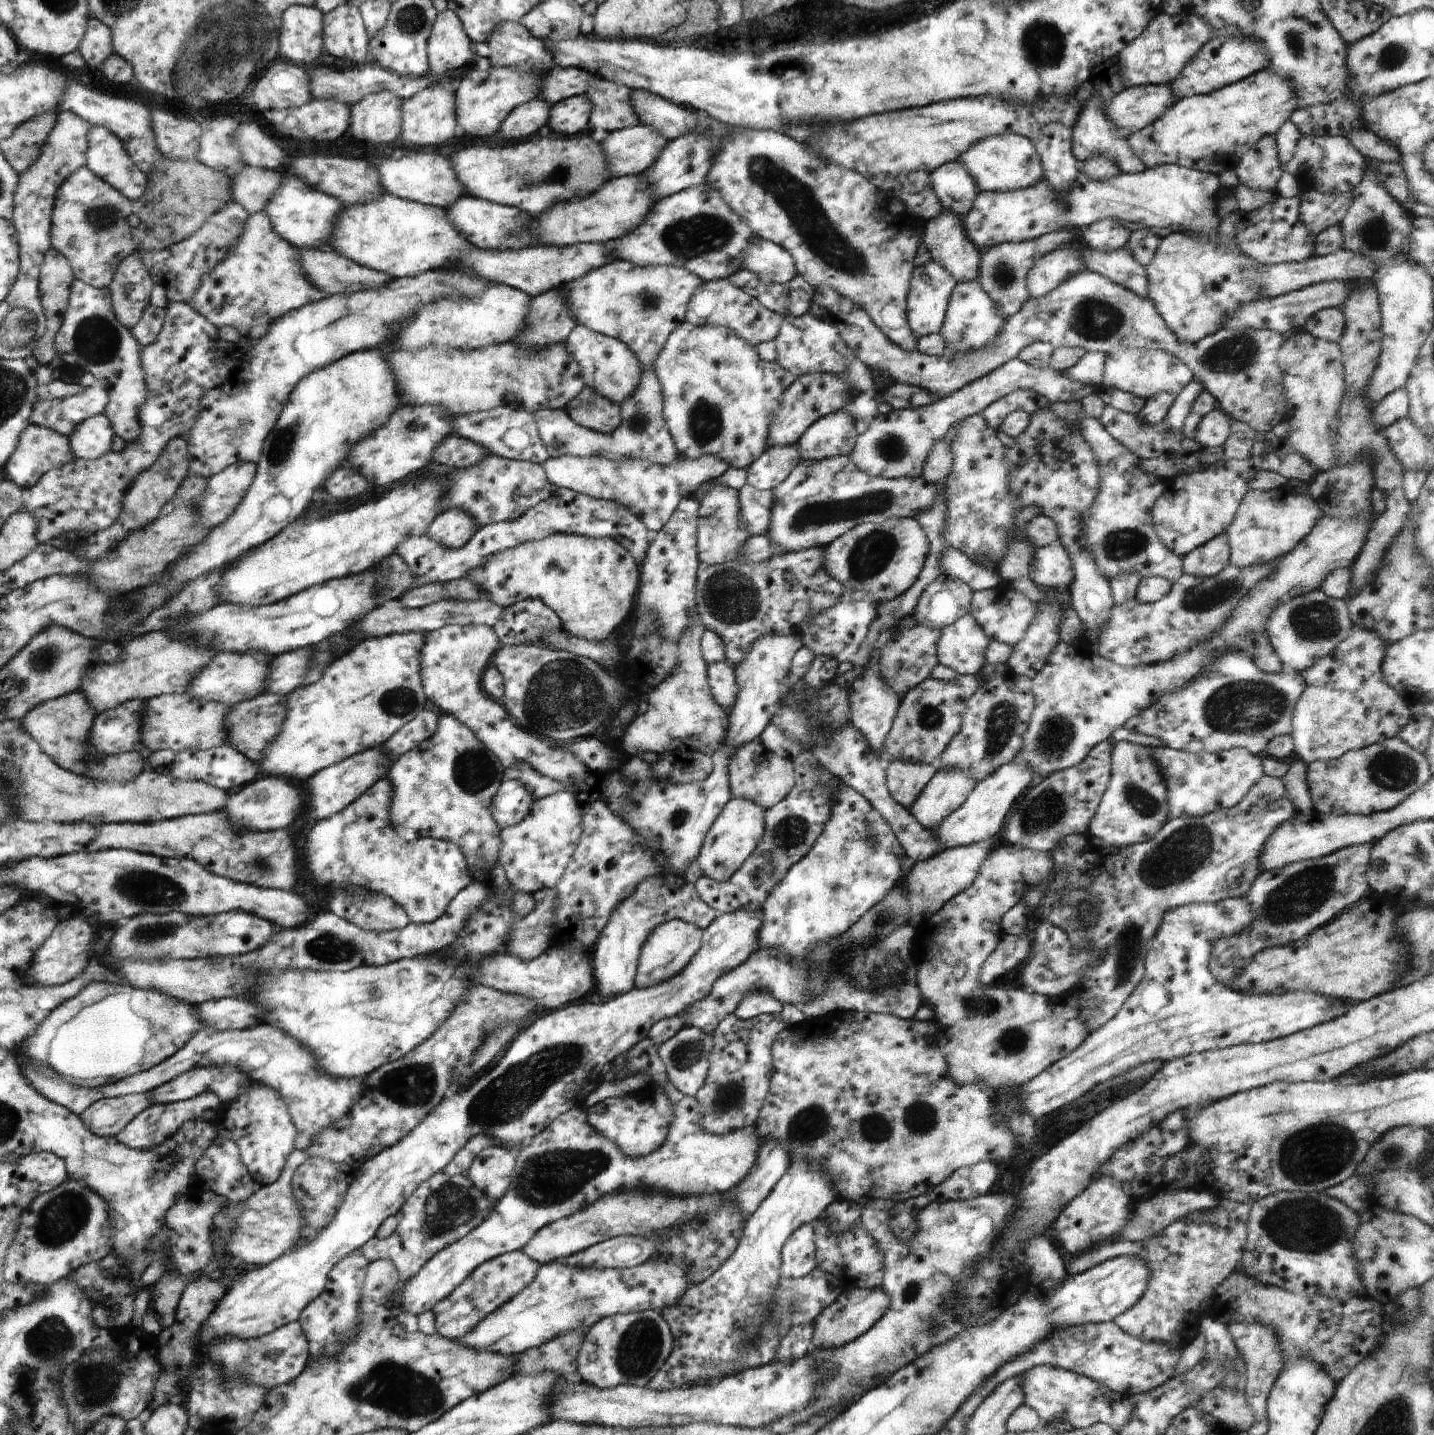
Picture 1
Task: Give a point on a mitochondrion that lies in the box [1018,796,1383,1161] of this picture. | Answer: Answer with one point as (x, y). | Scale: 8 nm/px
(1176, 859)

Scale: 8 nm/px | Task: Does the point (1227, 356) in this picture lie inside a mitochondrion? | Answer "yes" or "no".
yes

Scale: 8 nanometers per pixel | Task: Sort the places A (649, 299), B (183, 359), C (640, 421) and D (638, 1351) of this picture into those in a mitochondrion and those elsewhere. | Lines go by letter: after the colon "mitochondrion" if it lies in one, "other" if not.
A: mitochondrion
B: other
C: mitochondrion
D: mitochondrion

